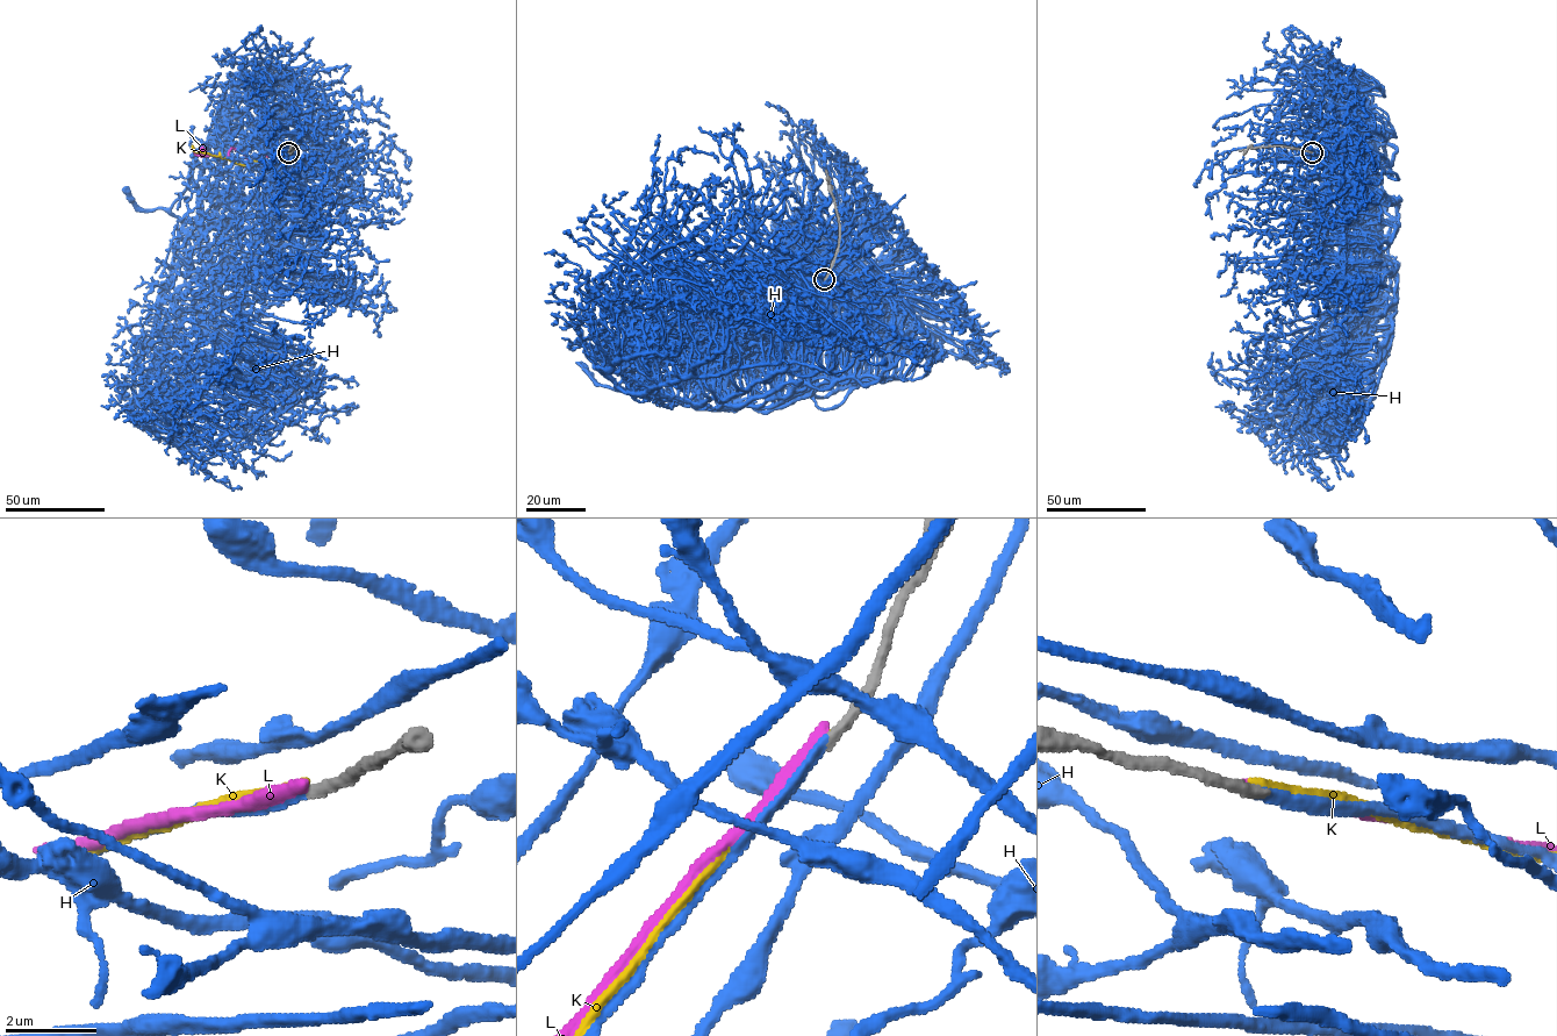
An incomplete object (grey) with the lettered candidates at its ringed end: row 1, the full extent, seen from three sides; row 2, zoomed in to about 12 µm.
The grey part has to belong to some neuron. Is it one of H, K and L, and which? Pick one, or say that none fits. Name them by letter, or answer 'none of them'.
H

